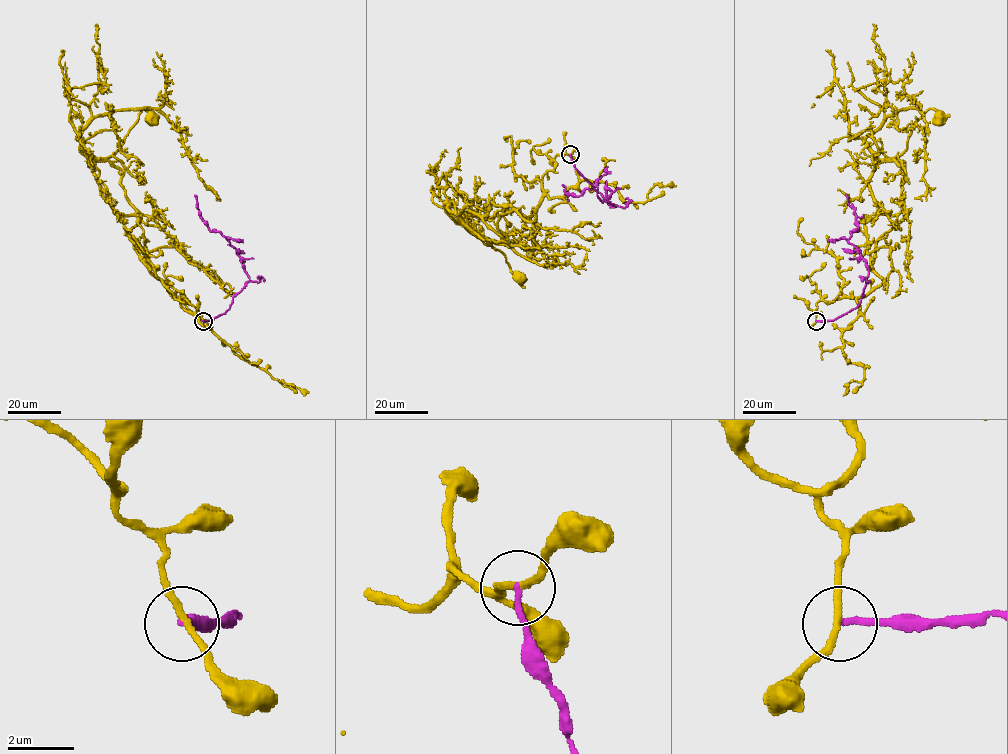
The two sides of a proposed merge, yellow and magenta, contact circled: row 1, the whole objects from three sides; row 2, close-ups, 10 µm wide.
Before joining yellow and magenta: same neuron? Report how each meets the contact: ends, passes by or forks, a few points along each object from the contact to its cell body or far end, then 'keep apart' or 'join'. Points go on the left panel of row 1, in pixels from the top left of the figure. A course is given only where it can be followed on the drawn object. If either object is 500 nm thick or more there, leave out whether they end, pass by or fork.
yellow passes by; magenta ends there; yellow runs (203, 320), (135, 249), (130, 231), (140, 214), (120, 183), (122, 171), (106, 159), (143, 109), (153, 119); magenta runs (203, 321), (229, 308), (249, 277), (227, 239), (209, 230), (195, 195); keep apart

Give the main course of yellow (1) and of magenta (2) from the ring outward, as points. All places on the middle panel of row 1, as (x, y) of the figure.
1: (570, 154), (557, 155), (542, 178), (536, 217), (503, 213), (497, 227), (508, 242), (474, 234), (521, 276)
2: (570, 154), (577, 170), (600, 200), (617, 205), (612, 207), (597, 187), (575, 197), (566, 193), (562, 185)

